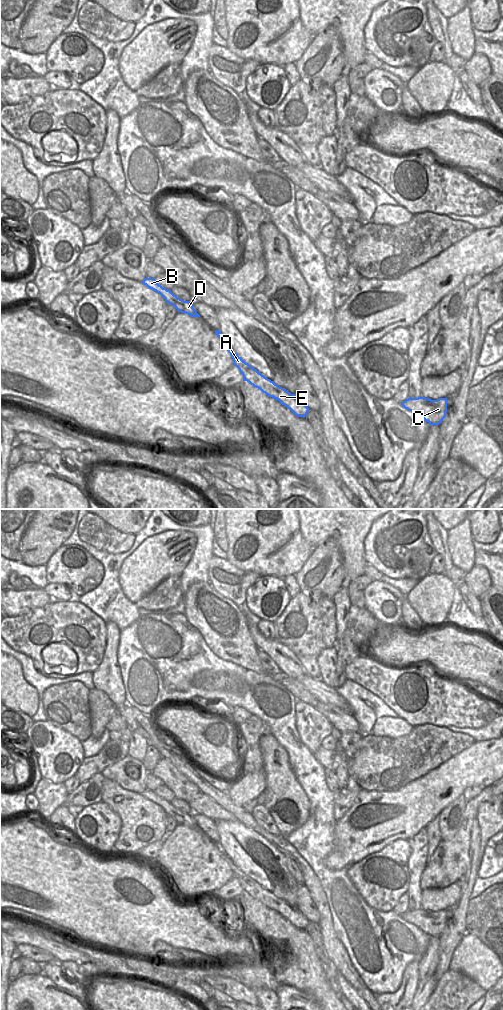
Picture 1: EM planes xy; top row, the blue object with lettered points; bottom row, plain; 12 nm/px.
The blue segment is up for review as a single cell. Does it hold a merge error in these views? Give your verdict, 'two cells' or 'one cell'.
one cell

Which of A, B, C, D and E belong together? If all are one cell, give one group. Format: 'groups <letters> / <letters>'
groups A B C D E

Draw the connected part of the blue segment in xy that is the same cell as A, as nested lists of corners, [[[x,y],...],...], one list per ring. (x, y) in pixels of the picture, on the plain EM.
[[[215,842],[215,844],[216,844],[218,850],[221,853],[224,853],[226,855],[226,861],[230,865],[230,867],[233,871],[233,877],[235,877],[239,881],[239,883],[242,885],[243,893],[249,894],[251,897],[260,901],[263,905],[265,905],[269,909],[272,909],[276,912],[278,912],[282,917],[284,917],[285,919],[290,921],[296,928],[303,929],[303,930],[306,929],[306,927],[309,923],[309,920],[298,910],[298,908],[296,906],[291,906],[286,901],[278,898],[273,893],[271,893],[270,891],[266,890],[264,887],[259,885],[256,881],[254,881],[248,875],[243,873],[242,870],[239,869],[238,866],[235,865],[234,862],[231,860],[231,858],[226,854],[222,845],[219,842]]]

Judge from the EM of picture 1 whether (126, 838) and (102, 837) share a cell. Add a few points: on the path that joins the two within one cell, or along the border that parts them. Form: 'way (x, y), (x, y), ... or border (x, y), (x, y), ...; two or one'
border (117, 814), (121, 828), (114, 844), (115, 852); two

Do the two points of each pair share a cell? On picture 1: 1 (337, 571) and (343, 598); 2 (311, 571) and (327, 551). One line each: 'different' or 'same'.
1: different
2: same

